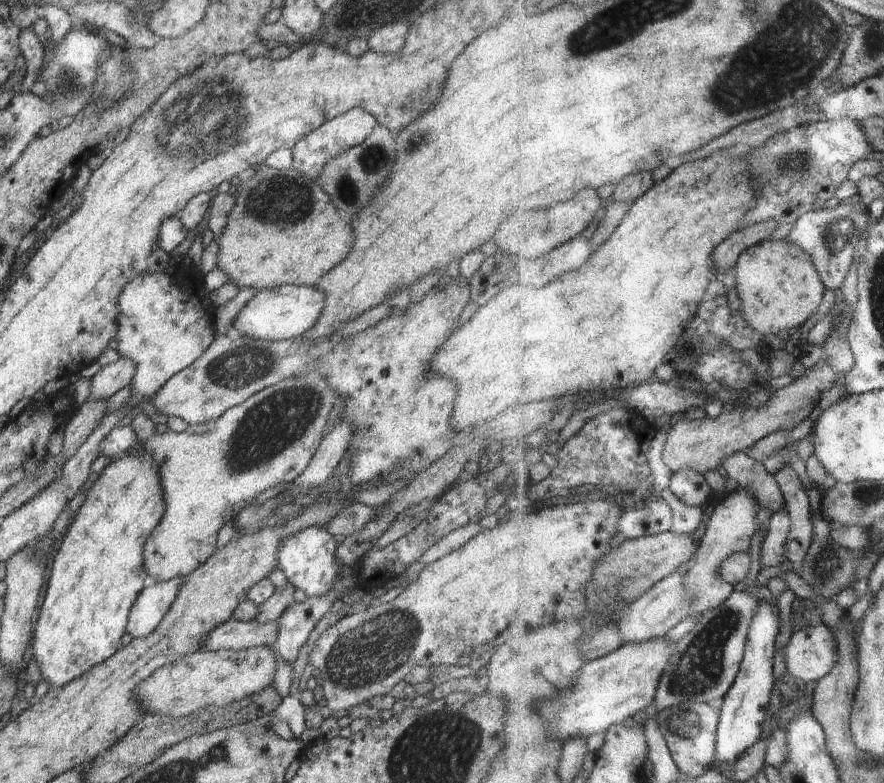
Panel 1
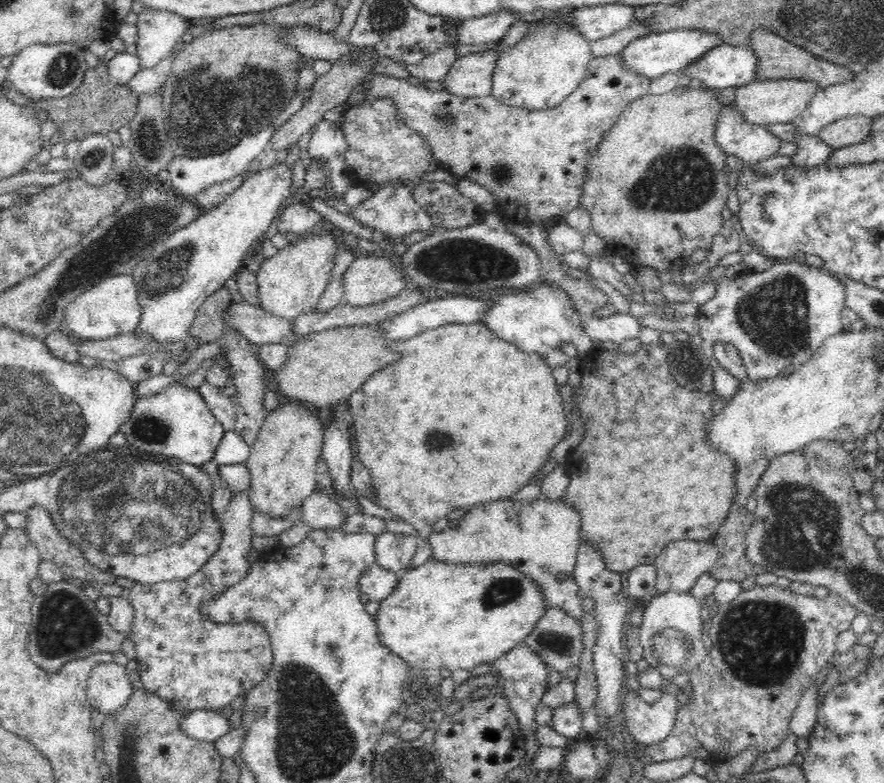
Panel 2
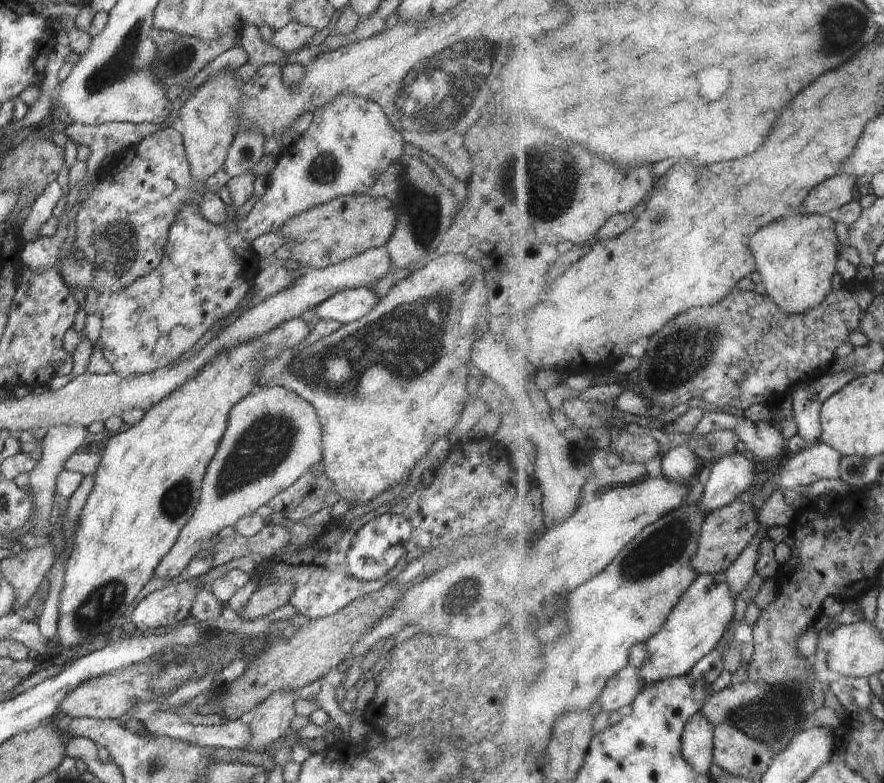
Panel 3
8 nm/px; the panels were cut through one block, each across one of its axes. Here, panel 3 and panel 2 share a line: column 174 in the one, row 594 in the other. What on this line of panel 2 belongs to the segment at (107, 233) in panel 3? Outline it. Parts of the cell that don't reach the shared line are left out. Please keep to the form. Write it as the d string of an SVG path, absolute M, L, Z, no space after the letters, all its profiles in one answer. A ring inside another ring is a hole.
M249 492L234 493L230 505L219 515L223 537L218 550L198 572L184 580L156 582L156 584L140 584L127 590L129 601L135 610L134 620L129 629L129 638L135 644L138 672L144 689L157 694L162 699L175 700L187 710L217 711L230 706L230 702L246 690L257 685L269 673L273 654L270 635L261 624L253 620L238 624L218 624L206 620L199 611L199 606L211 598L217 597L225 590L240 582L250 570L248 552L252 548L251 520L253 506L250 505Z

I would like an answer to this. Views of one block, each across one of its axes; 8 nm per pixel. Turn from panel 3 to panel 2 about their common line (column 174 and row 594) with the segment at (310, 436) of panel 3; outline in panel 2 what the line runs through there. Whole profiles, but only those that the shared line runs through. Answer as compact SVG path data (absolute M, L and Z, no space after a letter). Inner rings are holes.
M539 498L522 504L513 500L479 503L467 515L457 520L456 528L429 535L431 557L446 564L496 564L505 562L531 578L544 595L545 604L565 610L581 621L586 614L581 605L583 597L573 572L582 540L581 520L574 508L564 502Z

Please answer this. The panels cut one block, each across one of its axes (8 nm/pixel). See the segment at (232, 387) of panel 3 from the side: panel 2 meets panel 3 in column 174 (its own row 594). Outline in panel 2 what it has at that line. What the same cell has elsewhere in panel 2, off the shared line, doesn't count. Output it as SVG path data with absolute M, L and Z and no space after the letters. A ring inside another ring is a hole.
M430 558L422 565L410 566L398 577L394 590L379 601L379 608L374 616L379 641L418 672L432 668L441 669L444 673L458 668L470 671L482 663L492 664L512 648L524 644L538 619L548 608L541 588L531 578L505 562L446 564Z

